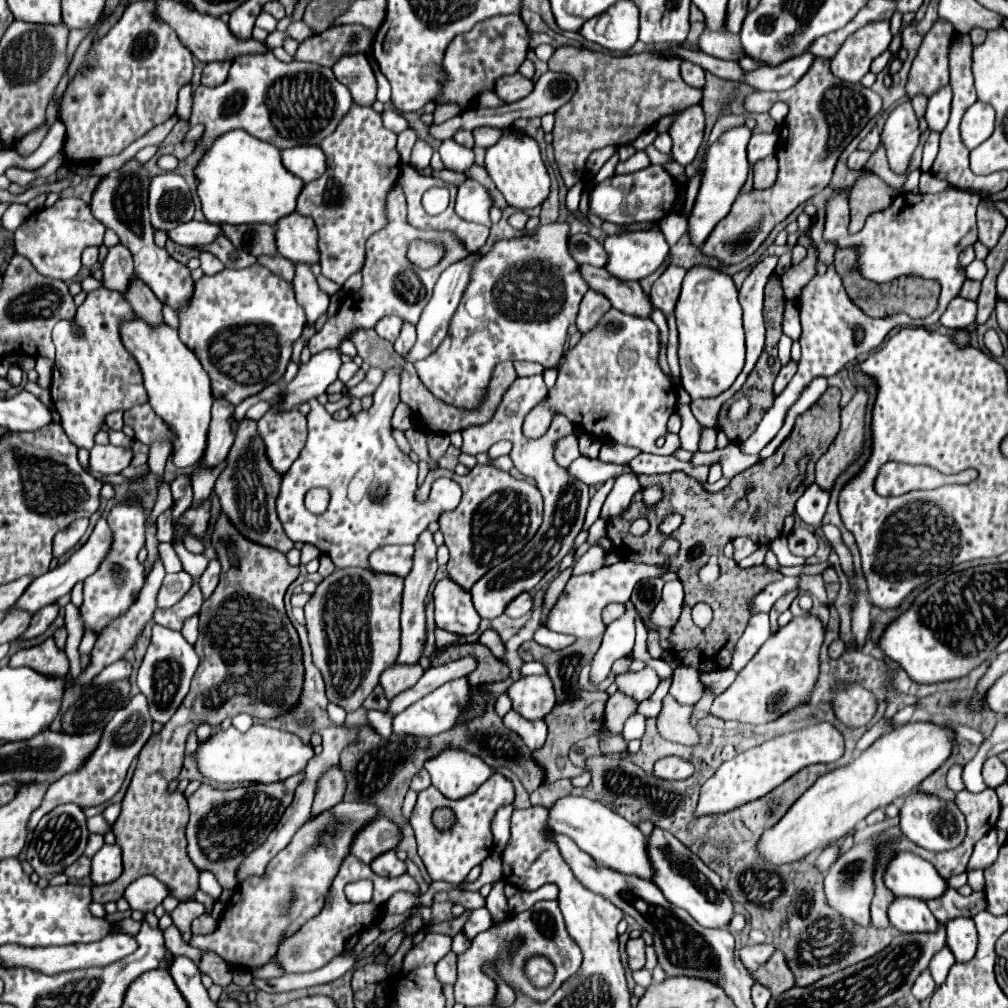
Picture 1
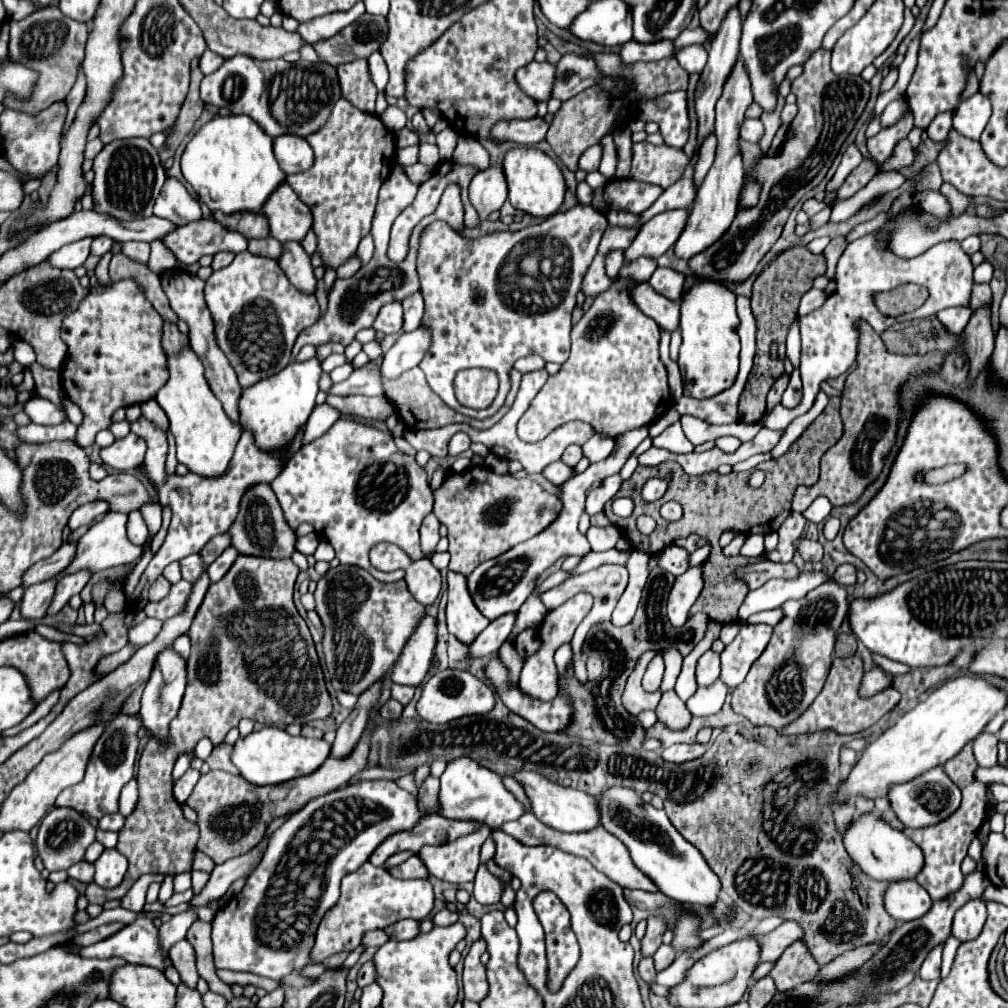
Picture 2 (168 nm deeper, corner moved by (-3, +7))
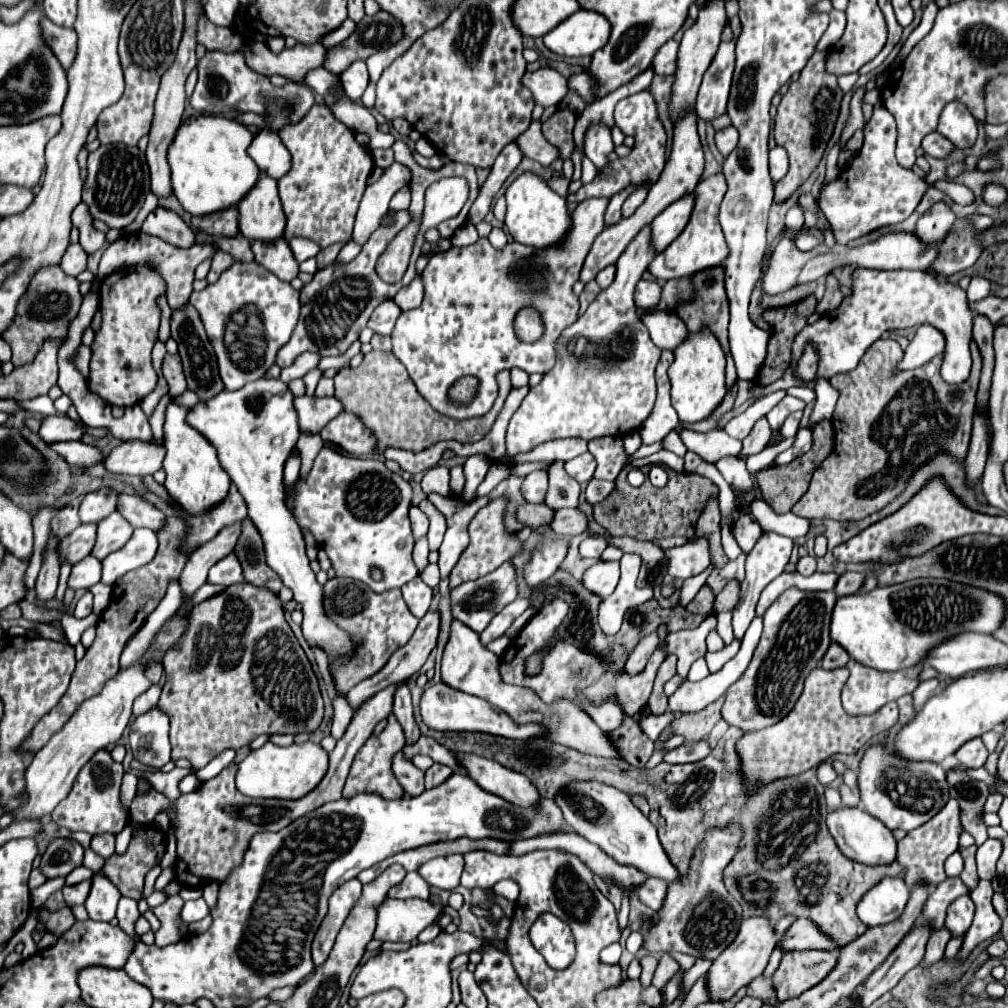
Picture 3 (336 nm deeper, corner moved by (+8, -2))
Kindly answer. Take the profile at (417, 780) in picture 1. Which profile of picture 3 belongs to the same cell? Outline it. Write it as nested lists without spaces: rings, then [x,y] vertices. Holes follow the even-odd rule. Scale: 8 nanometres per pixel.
[[[433,764],[427,772],[425,772],[425,788],[433,788],[439,786],[441,782],[445,782],[451,776],[451,768],[443,766],[443,764]]]

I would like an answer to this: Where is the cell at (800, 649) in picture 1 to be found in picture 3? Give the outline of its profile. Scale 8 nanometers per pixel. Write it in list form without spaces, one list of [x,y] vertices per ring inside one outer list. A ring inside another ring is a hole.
[[[789,588],[763,614],[763,636],[755,648],[753,660],[745,674],[735,682],[723,704],[723,720],[743,732],[761,730],[783,720],[799,700],[807,674],[819,666],[831,644],[829,622],[835,608],[835,592],[803,592]]]

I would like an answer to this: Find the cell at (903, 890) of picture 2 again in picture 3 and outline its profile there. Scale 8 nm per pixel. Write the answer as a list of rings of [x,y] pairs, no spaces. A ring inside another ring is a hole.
[[[883,878],[879,886],[871,888],[857,906],[857,914],[867,926],[881,926],[895,922],[903,914],[909,902],[911,890],[907,890],[901,878]]]

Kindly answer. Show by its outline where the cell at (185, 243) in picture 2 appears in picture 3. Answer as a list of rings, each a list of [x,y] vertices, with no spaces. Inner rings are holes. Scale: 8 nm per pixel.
[[[131,232],[123,238],[119,238],[117,242],[109,244],[103,252],[103,258],[99,262],[99,274],[97,278],[103,280],[109,274],[113,274],[115,270],[123,270],[127,266],[135,266],[135,264],[149,264],[151,268],[155,268],[155,272],[165,280],[167,286],[167,300],[171,308],[179,308],[185,306],[189,300],[189,294],[193,292],[193,270],[197,268],[197,264],[201,264],[203,260],[211,258],[219,248],[215,244],[195,244],[189,250],[181,250],[177,246],[171,246],[169,242],[163,242],[155,236],[143,234],[143,232]]]

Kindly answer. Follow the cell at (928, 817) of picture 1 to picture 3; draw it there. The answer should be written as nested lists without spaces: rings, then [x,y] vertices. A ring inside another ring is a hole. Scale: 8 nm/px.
[[[871,746],[859,768],[859,792],[863,808],[889,830],[915,830],[929,822],[949,800],[945,770],[933,762],[907,762],[883,746]]]

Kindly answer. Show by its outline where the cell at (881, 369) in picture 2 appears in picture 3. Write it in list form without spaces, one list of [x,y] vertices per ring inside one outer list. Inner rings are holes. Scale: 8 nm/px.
[[[881,338],[867,348],[855,370],[829,380],[839,392],[831,418],[835,446],[815,470],[809,490],[793,506],[793,514],[803,518],[861,520],[889,504],[903,490],[909,472],[937,450],[947,448],[957,458],[965,458],[981,374],[981,354],[975,340],[971,340],[971,376],[959,386],[947,386],[939,376],[943,356],[915,370],[897,370],[895,366],[901,358],[899,344],[891,338]]]

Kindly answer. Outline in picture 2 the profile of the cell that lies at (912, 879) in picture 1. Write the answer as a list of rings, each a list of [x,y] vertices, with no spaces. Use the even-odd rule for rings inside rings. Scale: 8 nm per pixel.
[[[864,813],[858,815],[842,835],[844,847],[852,861],[870,877],[880,881],[898,881],[898,879],[914,879],[918,869],[922,869],[922,851],[914,841],[910,841],[902,831],[890,827],[882,815]]]

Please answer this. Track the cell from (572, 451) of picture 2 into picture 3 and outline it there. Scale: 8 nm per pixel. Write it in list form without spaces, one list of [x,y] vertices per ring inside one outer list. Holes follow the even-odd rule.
[[[555,460],[549,468],[549,492],[545,504],[553,510],[563,506],[575,508],[579,500],[579,482],[565,472],[563,464],[563,460]]]

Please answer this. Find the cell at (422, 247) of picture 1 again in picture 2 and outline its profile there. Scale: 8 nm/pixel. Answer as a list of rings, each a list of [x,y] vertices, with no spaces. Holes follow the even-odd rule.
[[[578,203],[564,213],[556,213],[542,223],[520,231],[498,231],[484,237],[466,239],[458,235],[450,225],[436,221],[422,233],[422,243],[418,249],[418,275],[426,307],[420,325],[430,331],[430,349],[418,367],[424,371],[432,391],[448,407],[474,419],[486,419],[504,405],[504,399],[510,391],[508,375],[516,359],[532,353],[552,363],[564,363],[568,359],[576,293],[582,285],[586,269],[590,267],[590,261],[594,259],[594,253],[598,251],[598,243],[606,227],[608,221],[604,213],[592,205]],[[468,367],[484,367],[498,373],[500,389],[488,409],[476,411],[462,407],[454,397],[452,381],[458,371]]]

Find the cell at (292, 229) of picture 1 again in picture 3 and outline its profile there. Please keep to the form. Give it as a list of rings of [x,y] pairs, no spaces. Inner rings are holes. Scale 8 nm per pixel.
[[[261,176],[257,186],[239,202],[239,230],[249,240],[275,242],[283,238],[287,218],[277,192],[277,180]]]

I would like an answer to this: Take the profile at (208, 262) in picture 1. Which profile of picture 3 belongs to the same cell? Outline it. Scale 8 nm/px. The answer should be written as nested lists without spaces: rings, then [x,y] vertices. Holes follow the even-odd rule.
[[[217,252],[215,256],[213,256],[213,264],[211,264],[211,270],[209,270],[209,274],[207,274],[207,282],[211,284],[211,282],[215,282],[217,278],[219,278],[219,274],[223,272],[223,270],[227,270],[229,266],[233,264],[233,258],[227,254],[227,252]]]

